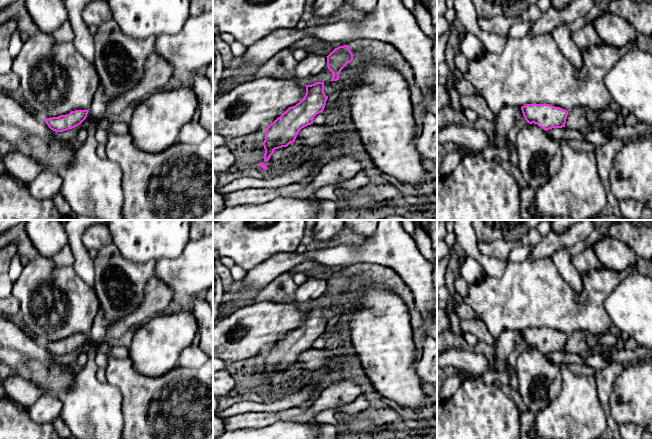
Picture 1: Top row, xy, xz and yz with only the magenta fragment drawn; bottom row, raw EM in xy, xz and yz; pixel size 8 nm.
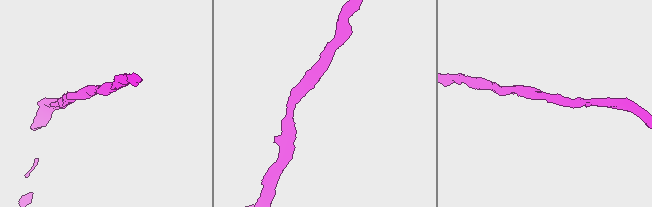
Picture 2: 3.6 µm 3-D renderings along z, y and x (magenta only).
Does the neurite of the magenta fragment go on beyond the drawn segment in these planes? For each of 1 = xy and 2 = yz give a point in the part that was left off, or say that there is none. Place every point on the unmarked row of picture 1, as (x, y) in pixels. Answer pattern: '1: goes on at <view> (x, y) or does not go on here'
1: does not go on here
2: does not go on here

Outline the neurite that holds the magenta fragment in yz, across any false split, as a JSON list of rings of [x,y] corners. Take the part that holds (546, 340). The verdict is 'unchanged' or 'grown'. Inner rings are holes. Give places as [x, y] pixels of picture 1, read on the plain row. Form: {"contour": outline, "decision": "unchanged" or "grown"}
{"contour": [[[526,328],[521,331],[527,347],[537,348],[545,355],[565,351],[568,335],[549,328]]], "decision": "unchanged"}

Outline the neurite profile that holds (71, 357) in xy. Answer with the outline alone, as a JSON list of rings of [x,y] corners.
[[[88,336],[86,343],[77,351],[63,355],[63,356],[57,356],[56,362],[61,363],[63,365],[70,364],[77,360],[78,355],[81,352],[87,352],[93,345],[93,340]]]

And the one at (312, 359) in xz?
[[[311,348],[299,355],[295,366],[304,370],[319,370],[326,368],[335,360],[341,362],[340,357],[336,355],[335,351],[323,351]]]

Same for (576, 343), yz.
[[[575,331],[568,335],[565,351],[570,354],[577,354],[585,357],[589,353],[589,347],[586,342],[585,331]]]

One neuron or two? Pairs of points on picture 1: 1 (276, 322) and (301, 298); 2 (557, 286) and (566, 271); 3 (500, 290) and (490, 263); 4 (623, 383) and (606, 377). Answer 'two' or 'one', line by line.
1: two
2: two
3: two
4: two

